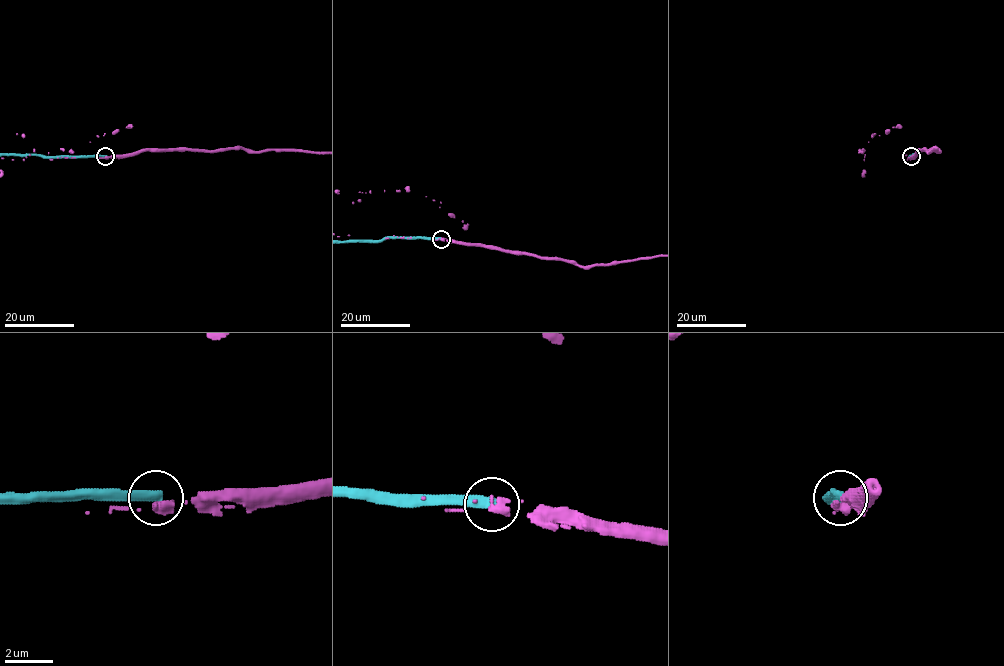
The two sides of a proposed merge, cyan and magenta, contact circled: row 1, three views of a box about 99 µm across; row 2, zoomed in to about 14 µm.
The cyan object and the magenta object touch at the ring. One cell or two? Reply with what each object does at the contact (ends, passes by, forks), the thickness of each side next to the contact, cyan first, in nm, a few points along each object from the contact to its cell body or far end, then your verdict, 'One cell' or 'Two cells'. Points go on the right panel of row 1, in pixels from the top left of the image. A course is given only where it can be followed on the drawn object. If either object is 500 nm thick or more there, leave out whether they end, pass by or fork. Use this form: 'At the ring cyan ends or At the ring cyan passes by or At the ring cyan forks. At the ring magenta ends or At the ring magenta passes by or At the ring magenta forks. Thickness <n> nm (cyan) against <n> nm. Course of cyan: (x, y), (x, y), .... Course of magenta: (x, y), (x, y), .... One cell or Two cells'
At the ring cyan ends. At the ring magenta ends. Thickness 440 nm (cyan) against 380 nm. Two cells

